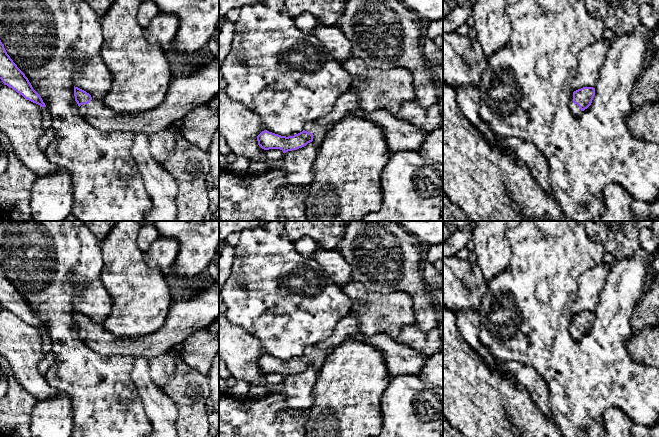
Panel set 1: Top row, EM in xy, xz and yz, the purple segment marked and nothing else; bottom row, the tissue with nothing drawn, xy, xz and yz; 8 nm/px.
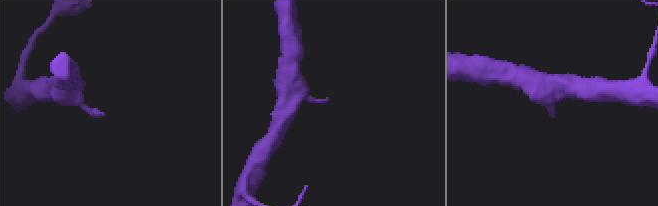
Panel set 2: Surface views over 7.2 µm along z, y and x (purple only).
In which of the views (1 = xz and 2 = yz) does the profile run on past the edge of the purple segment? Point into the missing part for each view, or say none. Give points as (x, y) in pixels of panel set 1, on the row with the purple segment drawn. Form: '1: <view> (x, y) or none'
1: xz (319, 132)
2: yz (576, 109)

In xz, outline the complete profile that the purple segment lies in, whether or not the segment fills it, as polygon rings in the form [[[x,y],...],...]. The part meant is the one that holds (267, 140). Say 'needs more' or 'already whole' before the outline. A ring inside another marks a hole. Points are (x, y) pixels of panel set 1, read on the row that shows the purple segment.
needs more; [[[309,123],[302,132],[288,137],[264,130],[257,136],[257,141],[258,145],[264,150],[280,149],[283,153],[286,153],[302,148],[310,142],[319,147],[332,128],[333,125],[320,126]]]

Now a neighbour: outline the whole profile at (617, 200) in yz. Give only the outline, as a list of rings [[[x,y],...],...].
[[[607,184],[603,189],[605,214],[590,221],[633,221],[633,200],[633,196],[619,184]]]

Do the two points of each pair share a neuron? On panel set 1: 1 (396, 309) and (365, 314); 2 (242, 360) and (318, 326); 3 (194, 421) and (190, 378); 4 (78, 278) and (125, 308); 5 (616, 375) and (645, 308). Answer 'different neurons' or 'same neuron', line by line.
1: same neuron
2: different neurons
3: same neuron
4: different neurons
5: different neurons

